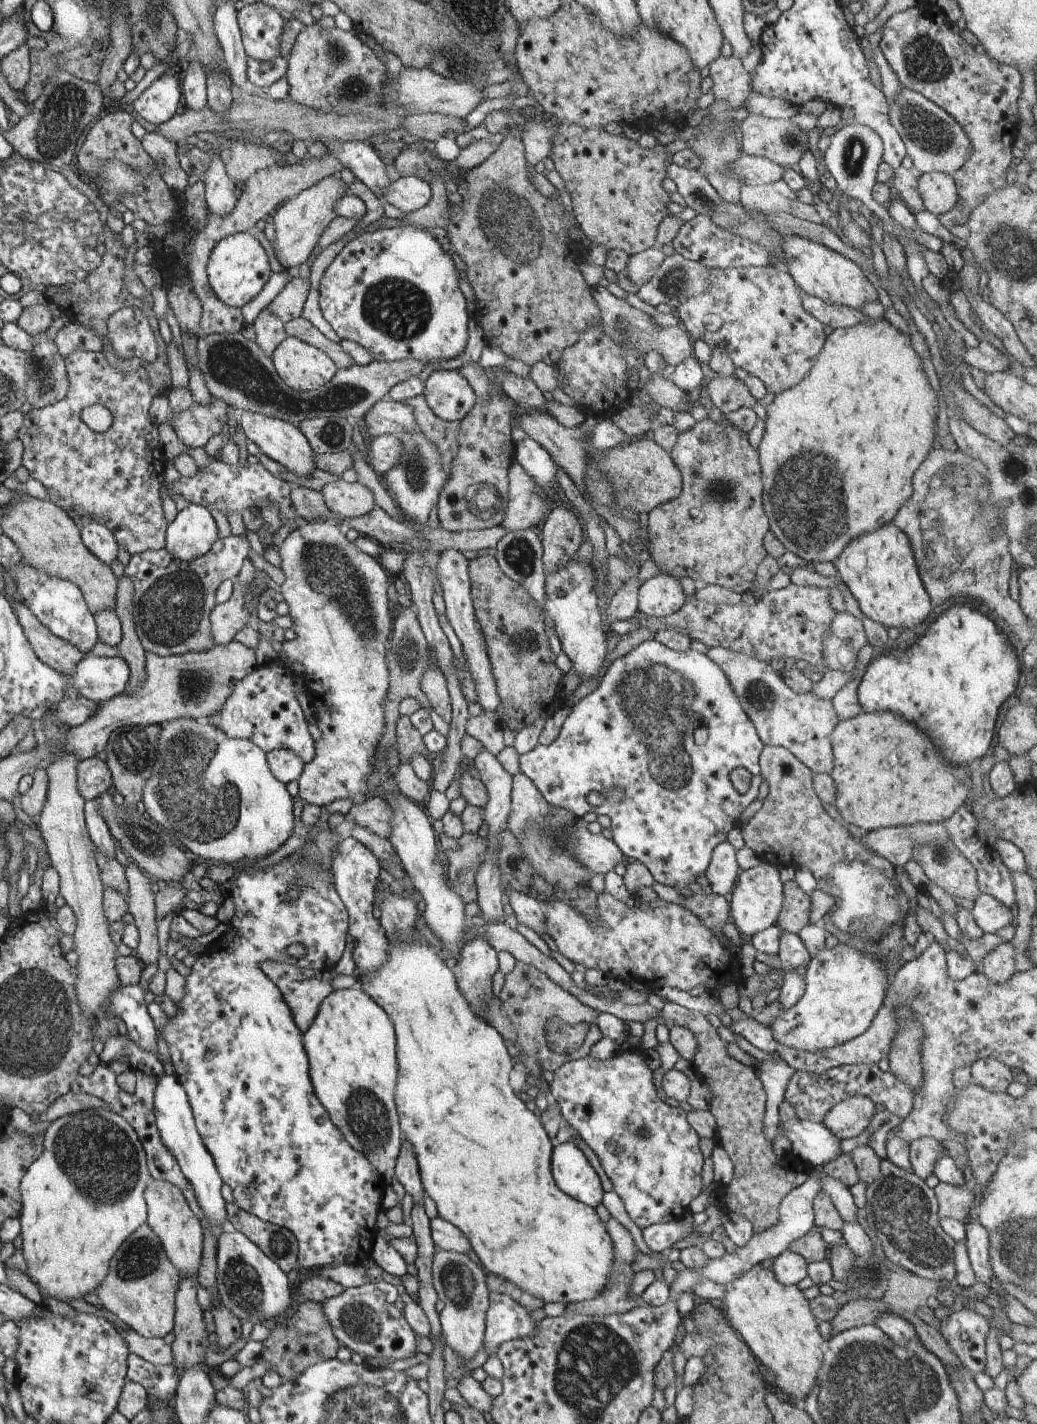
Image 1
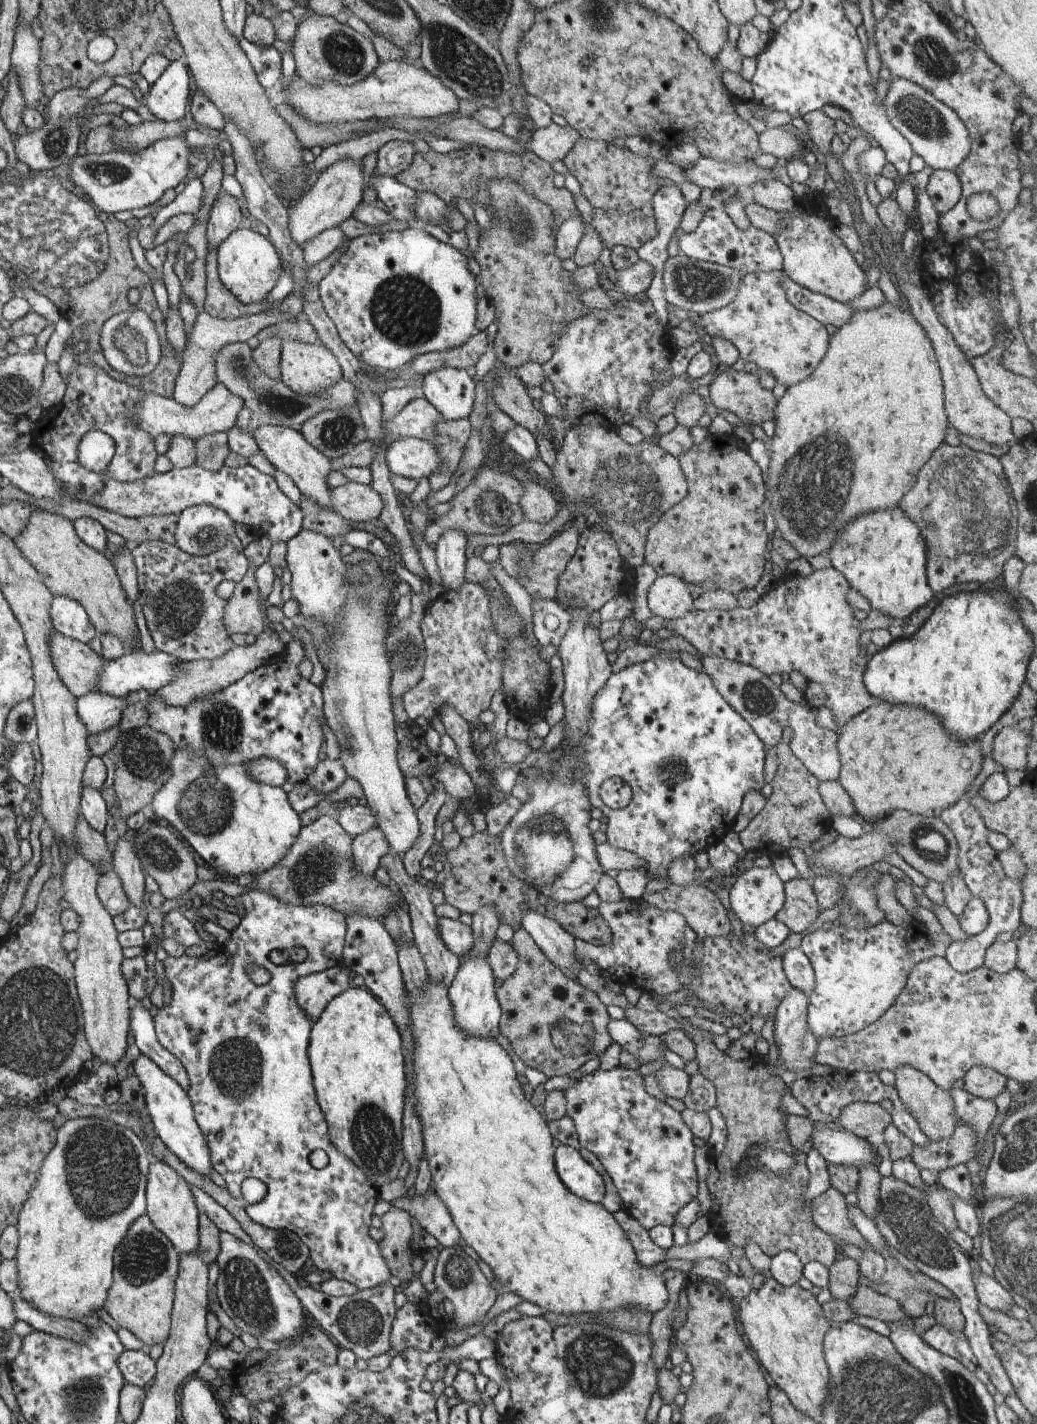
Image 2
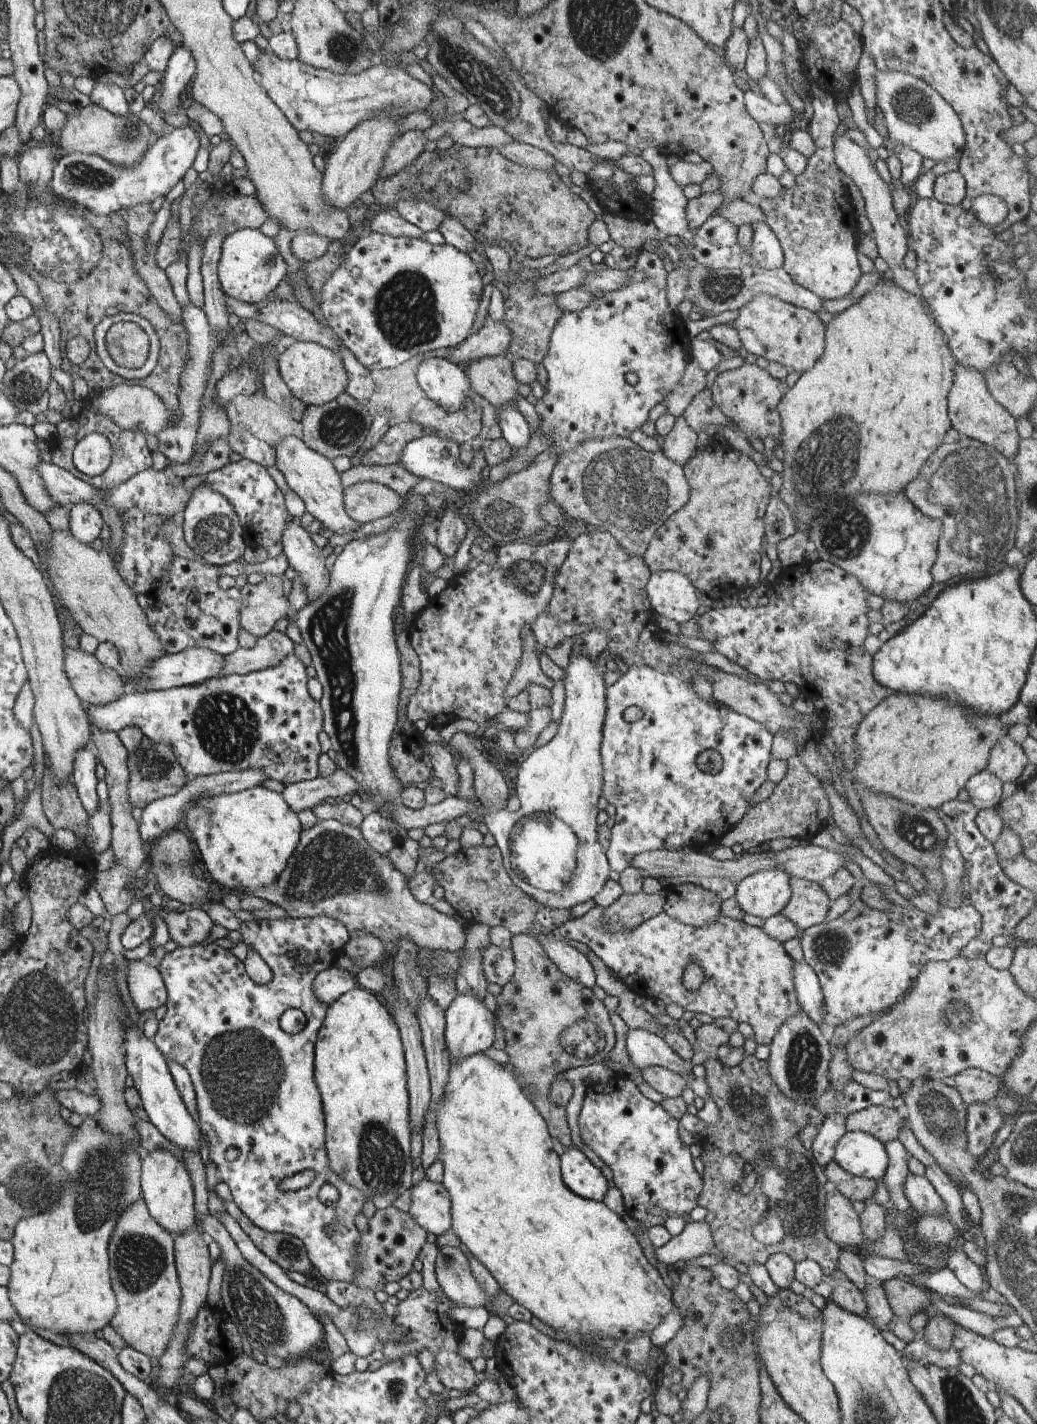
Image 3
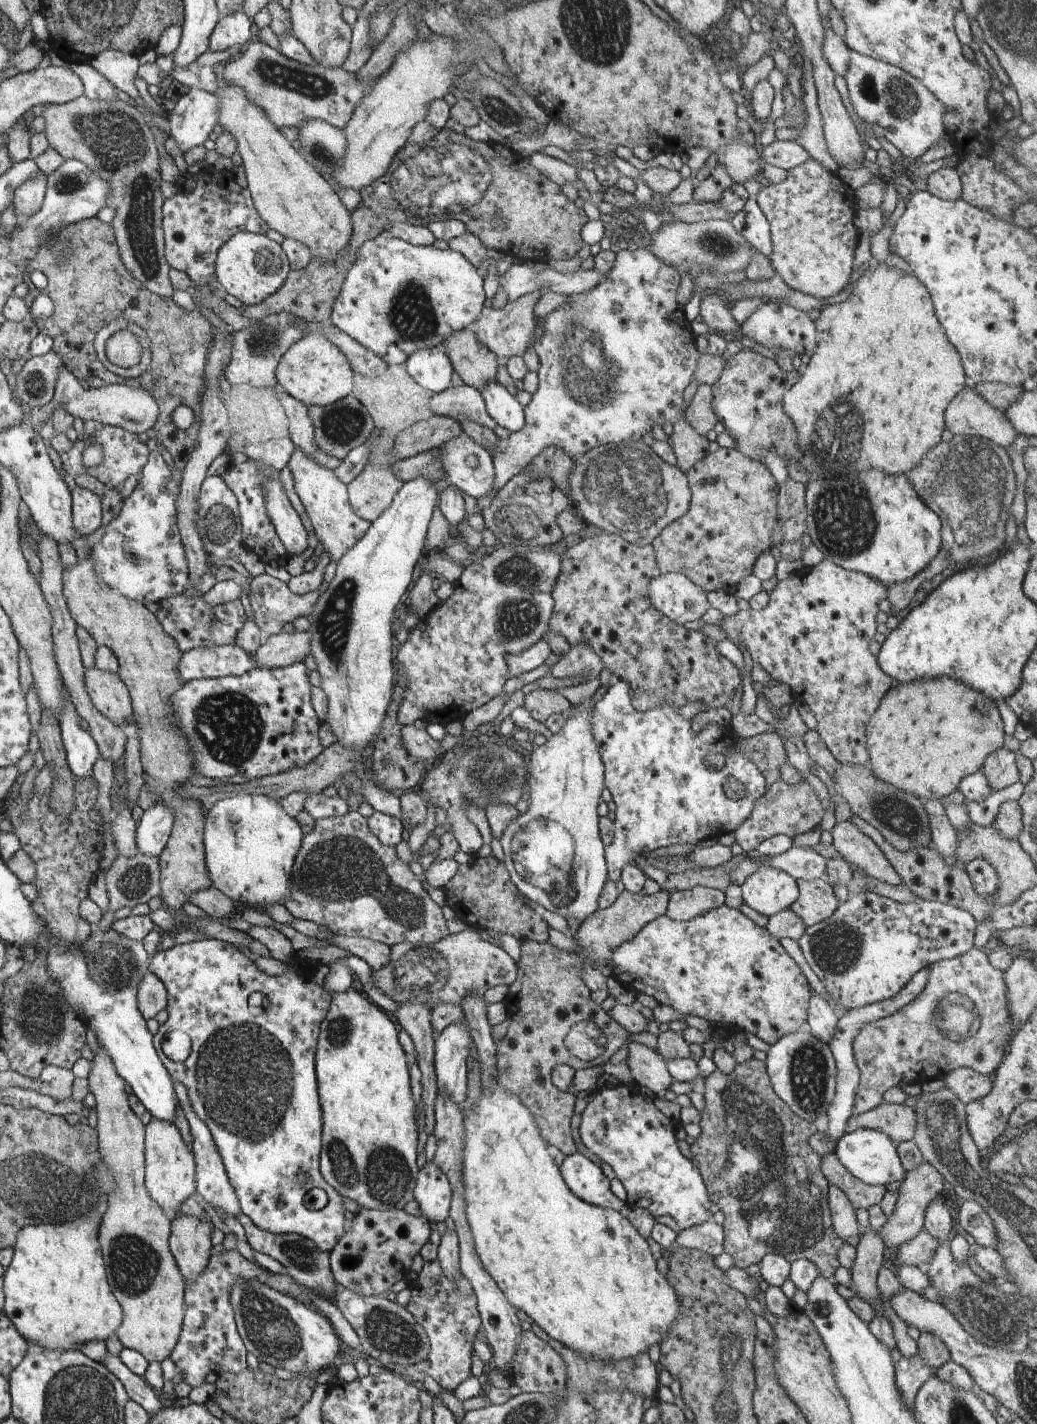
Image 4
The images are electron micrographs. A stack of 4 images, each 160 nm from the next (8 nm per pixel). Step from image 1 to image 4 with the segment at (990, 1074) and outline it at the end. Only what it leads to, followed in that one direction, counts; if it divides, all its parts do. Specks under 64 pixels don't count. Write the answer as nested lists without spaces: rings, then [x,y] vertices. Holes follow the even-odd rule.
[[[960,1067],[944,1076],[945,1088],[950,1089],[965,1105],[984,1098],[993,1087],[993,1076],[983,1075],[968,1067]]]

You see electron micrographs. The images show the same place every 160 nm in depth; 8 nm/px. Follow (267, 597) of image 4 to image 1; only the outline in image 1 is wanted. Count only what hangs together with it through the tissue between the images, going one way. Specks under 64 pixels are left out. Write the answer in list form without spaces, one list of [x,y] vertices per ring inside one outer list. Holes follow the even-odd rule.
[[[245,561],[242,572],[237,575],[234,582],[230,600],[218,604],[211,611],[211,631],[215,645],[228,645],[235,641],[240,630],[248,625],[251,610],[246,606],[245,594],[249,592],[248,586],[254,579],[255,572],[252,562]]]

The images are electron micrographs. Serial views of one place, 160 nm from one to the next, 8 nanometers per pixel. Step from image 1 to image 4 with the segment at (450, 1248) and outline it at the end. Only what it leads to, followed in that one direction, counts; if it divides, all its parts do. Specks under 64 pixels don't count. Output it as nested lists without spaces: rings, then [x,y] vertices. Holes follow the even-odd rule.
[[[434,1161],[427,1162],[417,1174],[415,1202],[421,1208],[421,1214],[436,1223],[446,1220],[449,1216],[453,1190],[446,1173]]]

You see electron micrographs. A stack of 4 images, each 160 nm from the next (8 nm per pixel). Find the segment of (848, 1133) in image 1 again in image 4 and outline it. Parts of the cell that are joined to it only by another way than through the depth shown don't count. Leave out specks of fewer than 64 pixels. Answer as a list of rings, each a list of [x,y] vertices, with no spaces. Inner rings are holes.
[[[883,1102],[872,1110],[852,1115],[845,1126],[845,1134],[858,1129],[885,1132],[898,1145],[912,1140],[916,1134],[917,1114],[911,1106]]]

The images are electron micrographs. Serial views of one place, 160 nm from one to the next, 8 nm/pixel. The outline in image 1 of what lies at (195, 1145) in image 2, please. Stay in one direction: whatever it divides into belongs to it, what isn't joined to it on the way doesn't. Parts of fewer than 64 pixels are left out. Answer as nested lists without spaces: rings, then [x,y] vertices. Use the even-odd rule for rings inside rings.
[[[174,1074],[160,1078],[154,1094],[154,1111],[160,1139],[176,1158],[182,1174],[190,1182],[196,1202],[204,1214],[202,1218],[205,1220],[205,1225],[208,1226],[208,1232],[212,1232],[217,1238],[222,1236],[223,1225],[228,1220],[227,1203],[221,1194],[224,1180],[215,1165],[214,1156],[207,1150],[207,1146],[199,1134],[186,1088]]]

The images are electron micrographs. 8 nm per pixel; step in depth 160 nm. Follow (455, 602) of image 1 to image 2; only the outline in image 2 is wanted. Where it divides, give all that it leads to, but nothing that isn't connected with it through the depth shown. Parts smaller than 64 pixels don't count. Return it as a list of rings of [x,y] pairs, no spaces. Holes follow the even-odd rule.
[[[448,530],[434,547],[442,586],[448,592],[458,590],[466,582],[466,546],[466,534],[460,530]]]

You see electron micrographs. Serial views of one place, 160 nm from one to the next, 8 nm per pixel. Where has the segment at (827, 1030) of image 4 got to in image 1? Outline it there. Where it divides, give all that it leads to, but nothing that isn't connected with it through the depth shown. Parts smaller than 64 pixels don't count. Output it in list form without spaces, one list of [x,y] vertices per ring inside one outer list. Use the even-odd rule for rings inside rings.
[[[783,930],[779,941],[779,956],[782,961],[781,970],[796,972],[802,977],[807,975],[812,957],[798,935]]]

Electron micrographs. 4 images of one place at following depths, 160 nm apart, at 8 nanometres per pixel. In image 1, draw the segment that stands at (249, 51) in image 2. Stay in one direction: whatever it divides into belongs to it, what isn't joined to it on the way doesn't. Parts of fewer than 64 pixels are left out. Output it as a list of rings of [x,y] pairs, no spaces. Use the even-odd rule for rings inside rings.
[[[281,55],[268,61],[258,61],[251,57],[247,60],[247,81],[256,87],[270,87],[287,74],[288,58]]]

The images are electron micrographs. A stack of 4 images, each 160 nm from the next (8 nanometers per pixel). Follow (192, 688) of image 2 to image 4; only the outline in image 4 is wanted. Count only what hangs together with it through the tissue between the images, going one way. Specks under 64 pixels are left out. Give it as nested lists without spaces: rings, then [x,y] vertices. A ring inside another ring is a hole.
[[[311,632],[285,633],[270,636],[266,644],[252,654],[260,668],[285,667],[299,663],[311,652]]]

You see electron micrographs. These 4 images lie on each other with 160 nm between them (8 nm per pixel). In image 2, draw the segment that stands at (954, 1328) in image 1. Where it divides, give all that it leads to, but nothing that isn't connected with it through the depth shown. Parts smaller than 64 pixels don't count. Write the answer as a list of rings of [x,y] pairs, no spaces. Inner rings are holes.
[[[936,1324],[930,1330],[924,1331],[920,1336],[926,1344],[930,1344],[938,1352],[958,1360],[970,1372],[976,1372],[978,1360],[972,1353],[968,1338],[966,1338],[964,1332],[954,1332],[954,1330],[946,1328],[946,1326]]]

